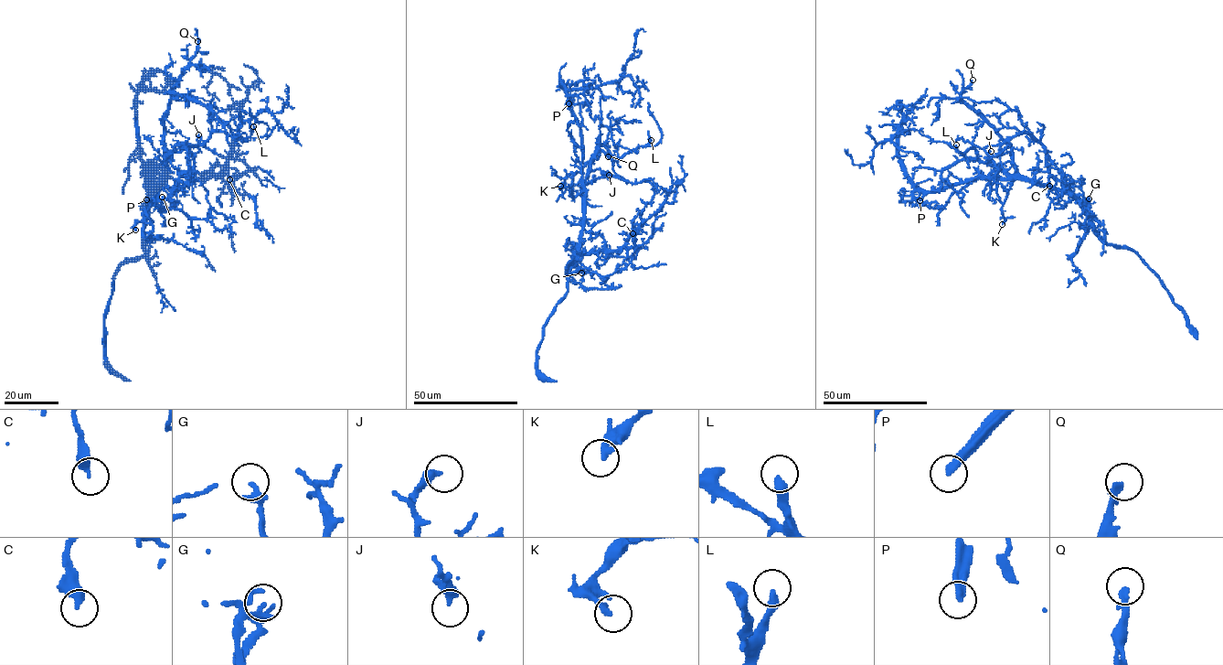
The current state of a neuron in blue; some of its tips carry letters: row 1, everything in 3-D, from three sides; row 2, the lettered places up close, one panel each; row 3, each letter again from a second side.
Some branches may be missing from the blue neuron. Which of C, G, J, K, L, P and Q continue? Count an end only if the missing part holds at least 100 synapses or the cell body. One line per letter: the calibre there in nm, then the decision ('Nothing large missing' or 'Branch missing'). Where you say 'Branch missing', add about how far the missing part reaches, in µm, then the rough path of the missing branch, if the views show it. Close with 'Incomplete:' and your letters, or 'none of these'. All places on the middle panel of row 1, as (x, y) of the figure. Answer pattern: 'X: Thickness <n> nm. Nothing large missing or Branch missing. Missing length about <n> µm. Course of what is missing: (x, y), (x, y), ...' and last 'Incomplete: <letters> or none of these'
C: Thickness 420 nm. Nothing large missing
G: Thickness 200 nm. Nothing large missing
J: Thickness 360 nm. Nothing large missing
K: Thickness 240 nm. Nothing large missing
L: Thickness 340 nm. Nothing large missing
P: Thickness 320 nm. Branch missing. Missing length about 90 µm. Course of what is missing: (568, 103), (571, 87), (561, 66), (559, 37), (547, 33)
Q: Thickness 240 nm. Nothing large missing
Incomplete: P

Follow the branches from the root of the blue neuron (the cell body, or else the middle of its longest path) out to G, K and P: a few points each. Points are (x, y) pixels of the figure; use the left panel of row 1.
G: (164, 170), (167, 171), (154, 203), (164, 210), (166, 206), (162, 197)
K: (164, 170), (155, 167), (151, 171), (150, 212), (136, 223), (135, 230)
P: (164, 170), (160, 181), (148, 192), (146, 199)

